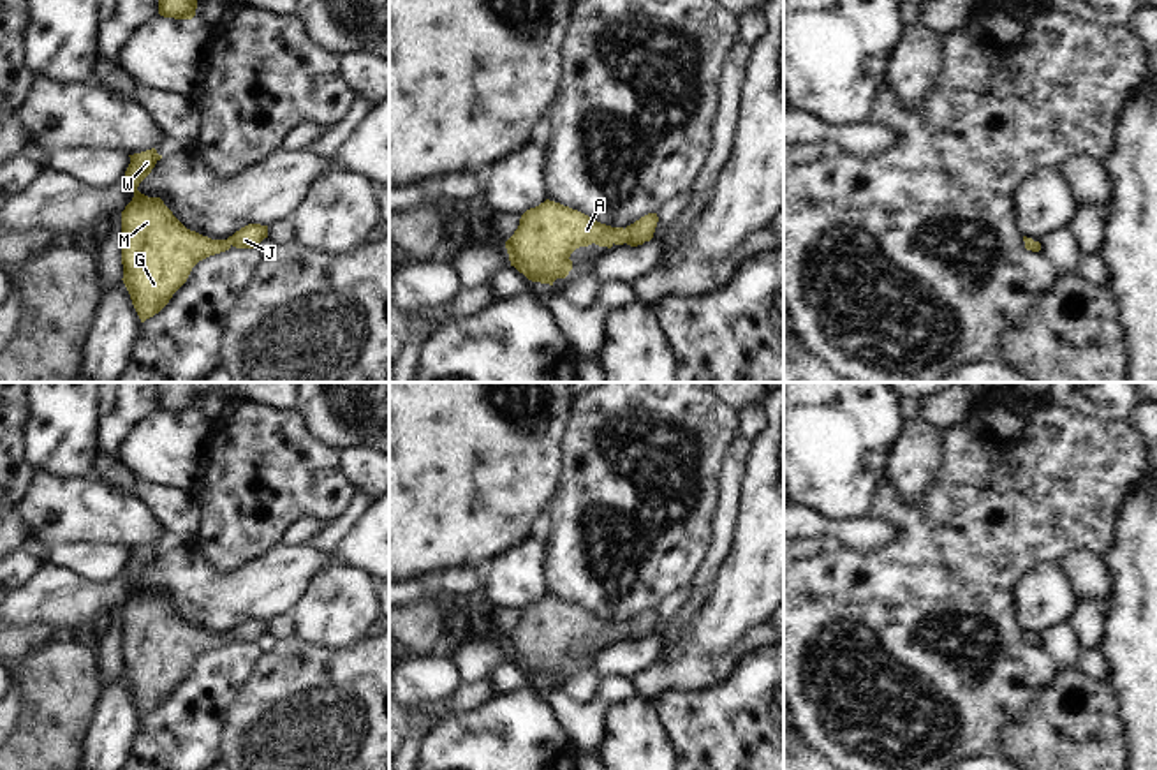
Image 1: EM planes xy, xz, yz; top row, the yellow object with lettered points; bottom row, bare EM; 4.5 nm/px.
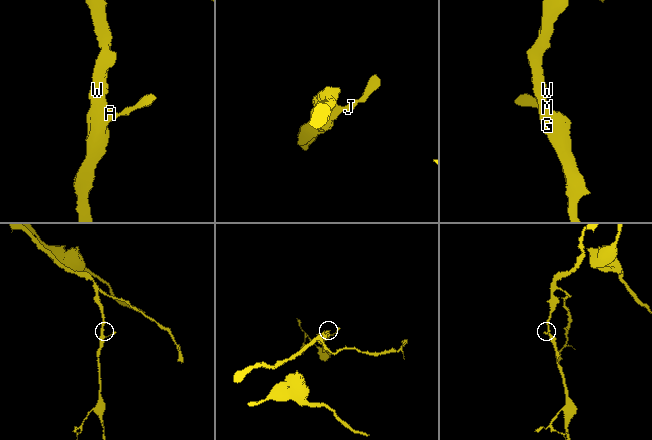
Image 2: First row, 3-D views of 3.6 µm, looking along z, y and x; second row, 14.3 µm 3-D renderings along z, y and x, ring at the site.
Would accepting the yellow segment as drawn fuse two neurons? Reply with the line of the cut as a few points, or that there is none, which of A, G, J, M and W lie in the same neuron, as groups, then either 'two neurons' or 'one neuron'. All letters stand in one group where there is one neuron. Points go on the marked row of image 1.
cut none; groups A G J M W; one neuron

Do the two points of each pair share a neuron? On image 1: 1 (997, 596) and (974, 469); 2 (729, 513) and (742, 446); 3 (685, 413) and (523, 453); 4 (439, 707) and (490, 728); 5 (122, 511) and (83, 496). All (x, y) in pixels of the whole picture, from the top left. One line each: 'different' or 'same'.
1: same
2: same
3: different
4: different
5: same

